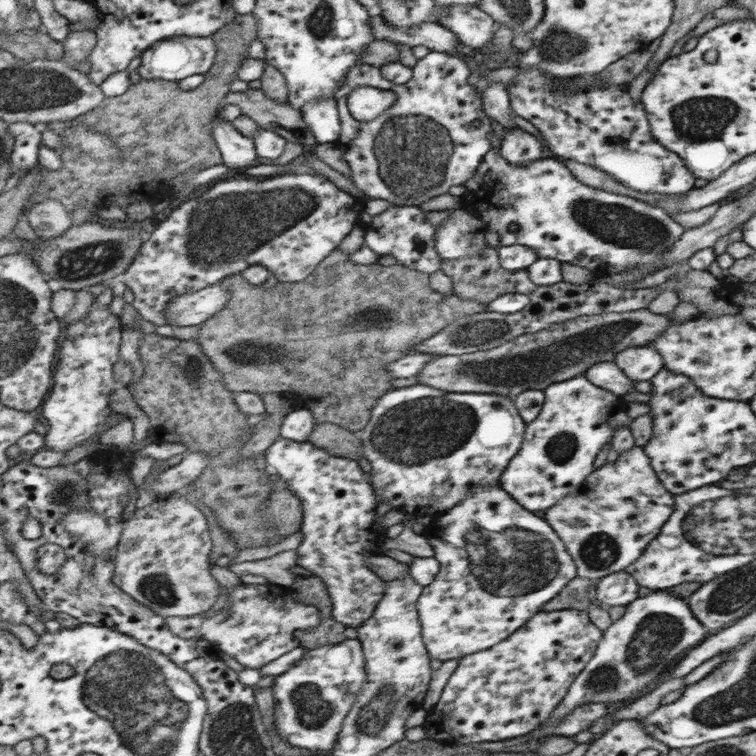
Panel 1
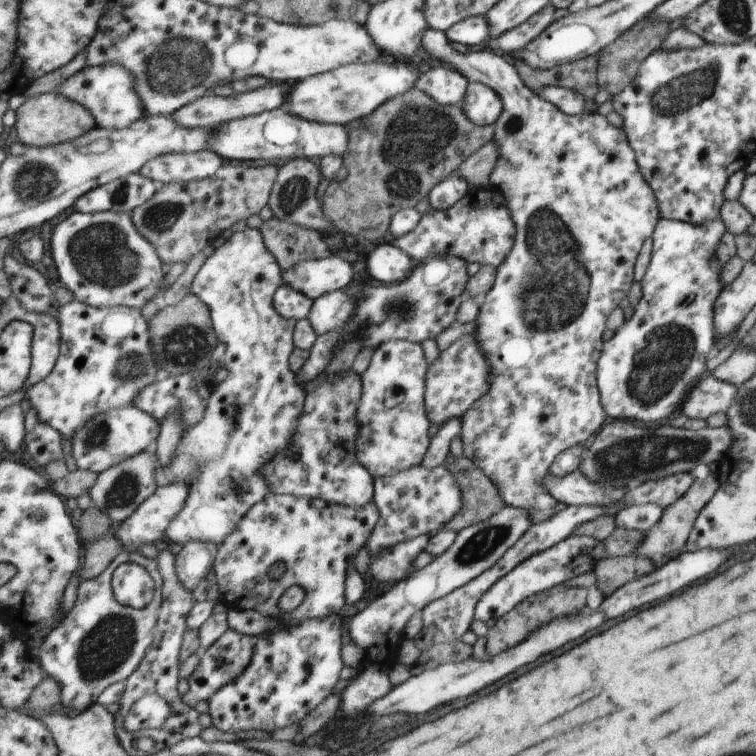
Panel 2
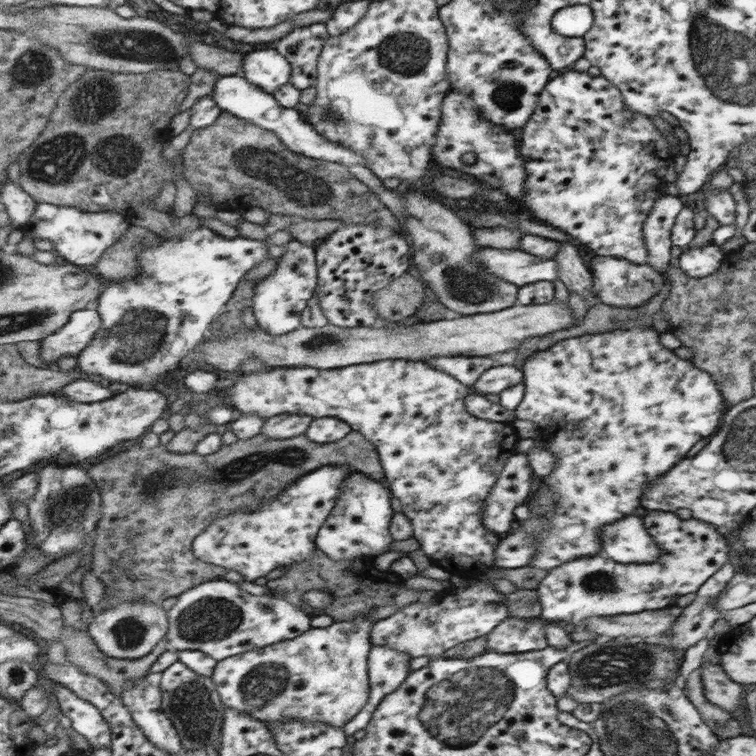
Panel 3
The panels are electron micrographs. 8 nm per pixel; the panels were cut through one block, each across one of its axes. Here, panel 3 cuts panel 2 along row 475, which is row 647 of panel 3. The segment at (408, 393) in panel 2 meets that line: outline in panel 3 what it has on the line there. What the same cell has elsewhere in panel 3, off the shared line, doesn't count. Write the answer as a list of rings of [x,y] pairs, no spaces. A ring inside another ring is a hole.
[[[372,644],[367,659],[370,694],[366,706],[352,720],[344,724],[348,736],[366,728],[382,698],[396,691],[411,673],[410,660],[413,658],[399,650]]]

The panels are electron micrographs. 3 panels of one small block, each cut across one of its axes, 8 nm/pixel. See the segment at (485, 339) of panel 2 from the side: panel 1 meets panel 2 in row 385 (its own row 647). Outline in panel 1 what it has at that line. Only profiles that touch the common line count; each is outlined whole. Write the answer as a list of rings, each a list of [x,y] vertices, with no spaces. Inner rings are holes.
[[[543,609],[524,627],[514,631],[508,639],[493,648],[460,659],[456,670],[448,678],[440,700],[428,711],[423,728],[426,738],[442,744],[474,744],[516,739],[528,735],[550,718],[554,710],[569,694],[569,688],[597,652],[604,631],[589,616],[589,611],[576,609]]]

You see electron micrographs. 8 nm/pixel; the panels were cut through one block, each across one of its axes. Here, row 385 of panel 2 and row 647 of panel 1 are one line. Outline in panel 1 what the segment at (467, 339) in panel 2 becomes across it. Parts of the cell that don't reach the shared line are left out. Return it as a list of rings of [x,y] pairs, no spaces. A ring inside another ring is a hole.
[[[500,486],[475,487],[457,507],[436,514],[434,522],[427,528],[424,538],[432,546],[433,557],[441,564],[441,573],[421,592],[417,608],[425,648],[434,659],[460,660],[497,646],[518,628],[524,627],[577,578],[577,563],[556,530],[518,502]]]

